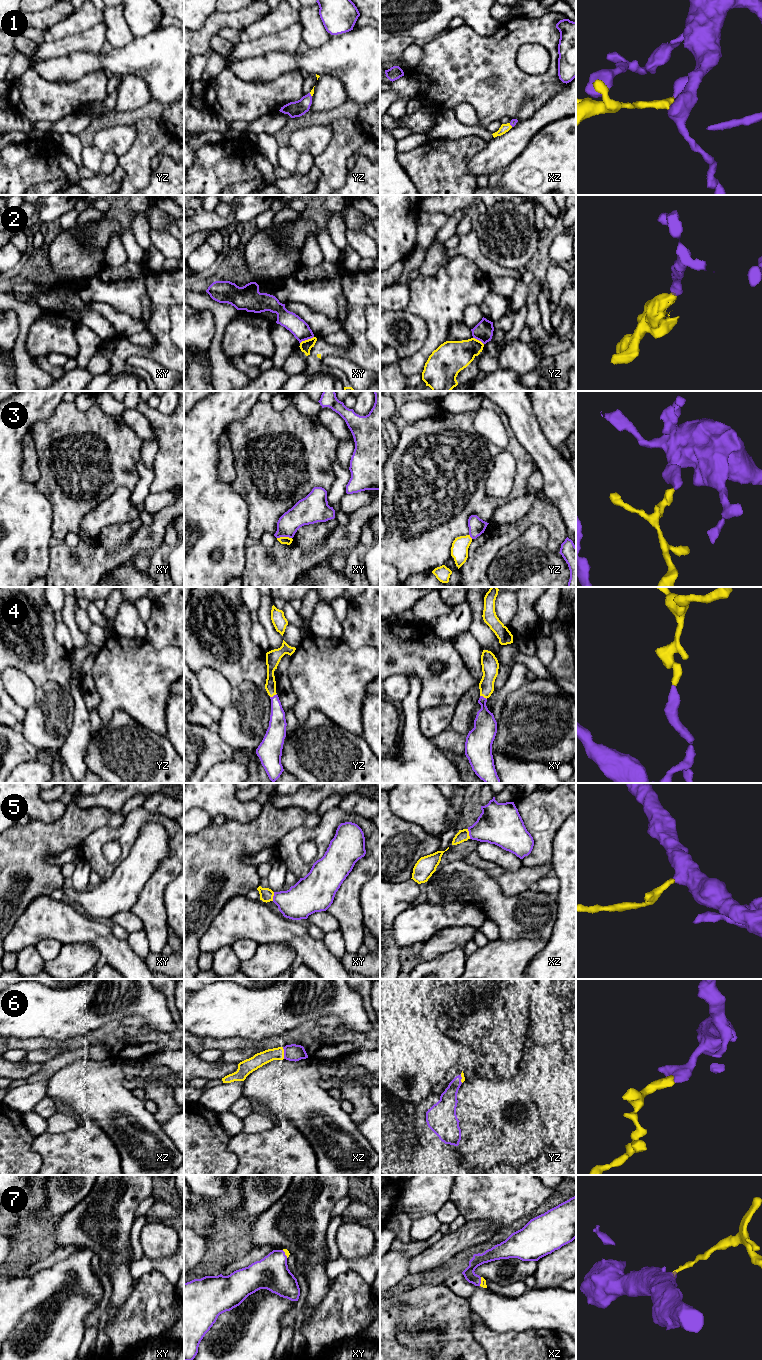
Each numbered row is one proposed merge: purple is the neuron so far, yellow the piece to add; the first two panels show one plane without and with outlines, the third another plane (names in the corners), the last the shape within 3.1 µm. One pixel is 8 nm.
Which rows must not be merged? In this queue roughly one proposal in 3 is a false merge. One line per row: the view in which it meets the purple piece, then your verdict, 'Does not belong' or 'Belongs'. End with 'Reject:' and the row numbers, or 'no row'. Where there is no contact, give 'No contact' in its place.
1: Touches purple in xz. Belongs
2: Touches purple in xy. Does not belong
3: Touches purple in xy. Does not belong
4: Touches purple in yz. Belongs
5: Touches purple in xz. Belongs
6: Touches purple in xz. Belongs
7: Touches purple in xz. Belongs
Reject: 2, 3

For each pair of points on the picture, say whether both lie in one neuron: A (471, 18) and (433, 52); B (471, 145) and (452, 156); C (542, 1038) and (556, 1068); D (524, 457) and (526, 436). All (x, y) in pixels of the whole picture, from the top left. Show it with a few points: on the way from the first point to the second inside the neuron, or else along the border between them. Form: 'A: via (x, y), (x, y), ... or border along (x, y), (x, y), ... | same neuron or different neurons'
A: border along (465, 23), (478, 34), (485, 37) | different neurons
B: via (466, 148), (457, 153) | same neuron
C: border along (565, 1036), (556, 1041), (535, 1044) | different neurons
D: border along (511, 430), (514, 437), (530, 455), (538, 469) | different neurons

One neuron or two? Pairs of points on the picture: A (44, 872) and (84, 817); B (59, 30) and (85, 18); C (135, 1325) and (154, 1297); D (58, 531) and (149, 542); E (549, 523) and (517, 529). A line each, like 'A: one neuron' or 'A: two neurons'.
A: one neuron
B: one neuron
C: one neuron
D: two neurons
E: one neuron

